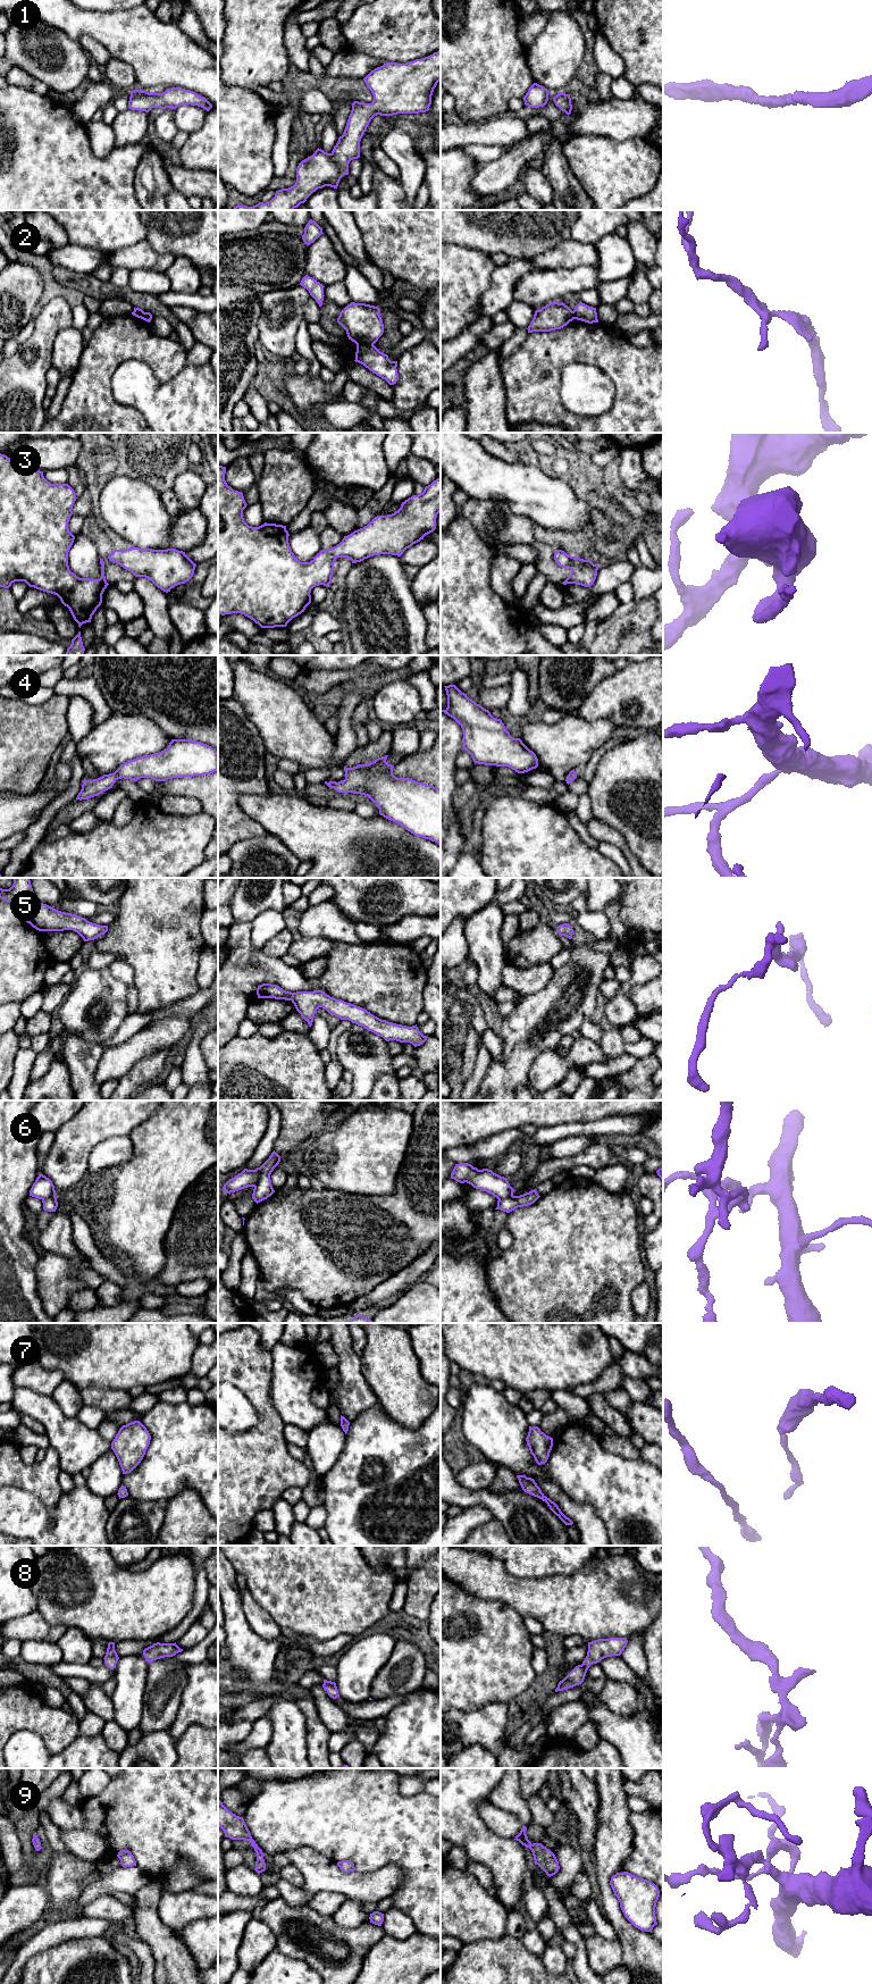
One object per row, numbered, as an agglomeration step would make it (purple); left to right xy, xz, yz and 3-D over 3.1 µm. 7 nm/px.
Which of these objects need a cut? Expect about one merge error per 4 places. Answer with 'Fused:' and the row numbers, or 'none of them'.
Fused: 2

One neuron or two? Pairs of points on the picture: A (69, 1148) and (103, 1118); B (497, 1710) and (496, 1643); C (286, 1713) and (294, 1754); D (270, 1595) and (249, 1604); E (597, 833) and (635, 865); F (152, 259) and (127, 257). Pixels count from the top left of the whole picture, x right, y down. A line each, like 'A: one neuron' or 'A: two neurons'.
A: one neuron
B: two neurons
C: one neuron
D: two neurons
E: one neuron
F: one neuron

